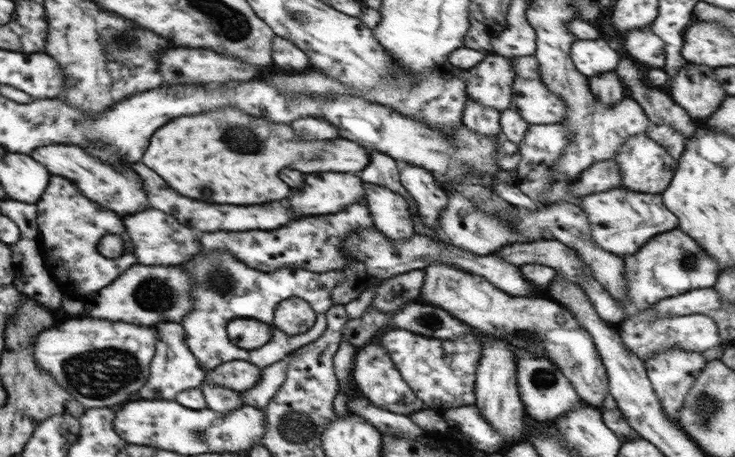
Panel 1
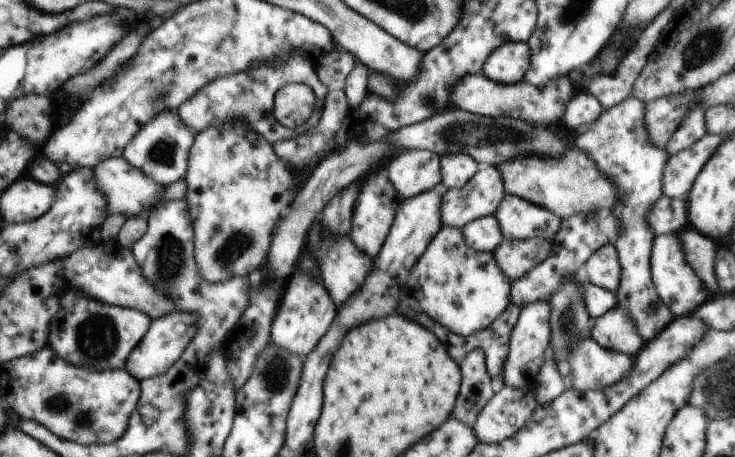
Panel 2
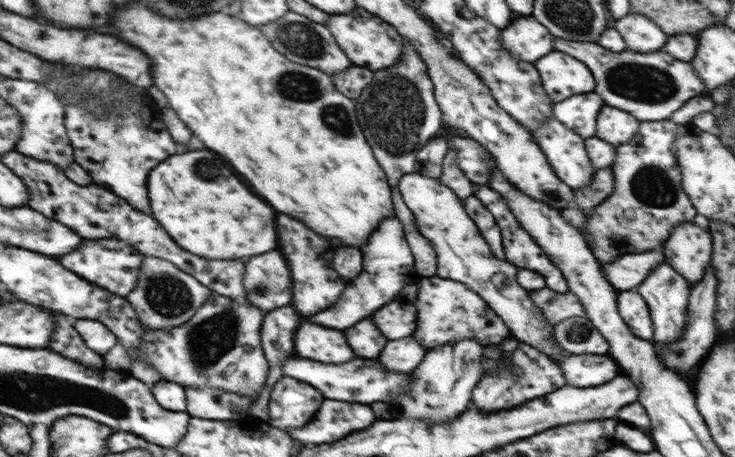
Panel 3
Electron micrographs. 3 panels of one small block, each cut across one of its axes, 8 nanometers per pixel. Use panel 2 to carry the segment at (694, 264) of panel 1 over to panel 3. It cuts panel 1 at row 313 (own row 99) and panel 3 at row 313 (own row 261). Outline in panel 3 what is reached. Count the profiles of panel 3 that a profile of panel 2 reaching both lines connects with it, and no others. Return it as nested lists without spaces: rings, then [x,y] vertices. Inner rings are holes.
[[[636,290],[618,292],[618,310],[630,330],[642,340],[651,341],[653,338],[653,322],[648,305],[642,295]]]

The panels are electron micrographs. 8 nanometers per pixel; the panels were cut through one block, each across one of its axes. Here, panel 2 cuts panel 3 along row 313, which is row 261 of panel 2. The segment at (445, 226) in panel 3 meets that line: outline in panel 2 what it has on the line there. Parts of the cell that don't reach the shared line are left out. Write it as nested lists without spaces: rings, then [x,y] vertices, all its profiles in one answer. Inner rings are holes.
[[[540,238],[526,240],[506,240],[496,246],[494,260],[498,268],[516,280],[530,272],[532,268],[544,262],[552,250],[552,242]]]

